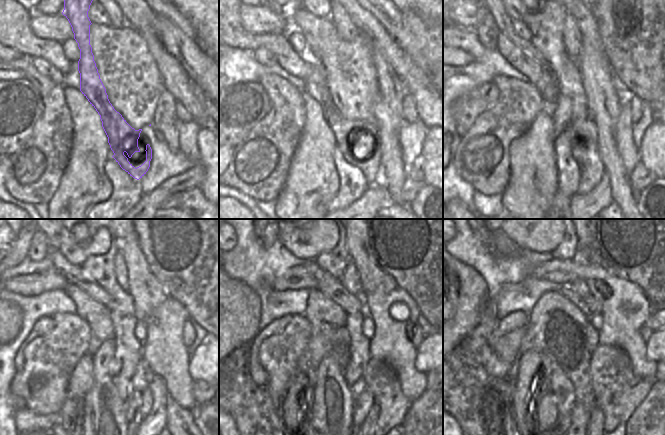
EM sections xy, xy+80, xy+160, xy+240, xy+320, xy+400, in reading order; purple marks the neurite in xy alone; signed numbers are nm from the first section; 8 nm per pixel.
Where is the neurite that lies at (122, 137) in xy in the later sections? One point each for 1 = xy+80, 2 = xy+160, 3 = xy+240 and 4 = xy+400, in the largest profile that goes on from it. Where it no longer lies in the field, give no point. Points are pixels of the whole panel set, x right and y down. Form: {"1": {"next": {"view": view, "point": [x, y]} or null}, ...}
{"1": {"next": {"view": "xy+80", "point": [353, 138]}}, "2": {"next": {"view": "xy+160", "point": [583, 135]}}, "3": {"next": {"view": "xy+240", "point": [139, 403]}}, "4": {"next": {"view": "xy+400", "point": [596, 422]}}}

